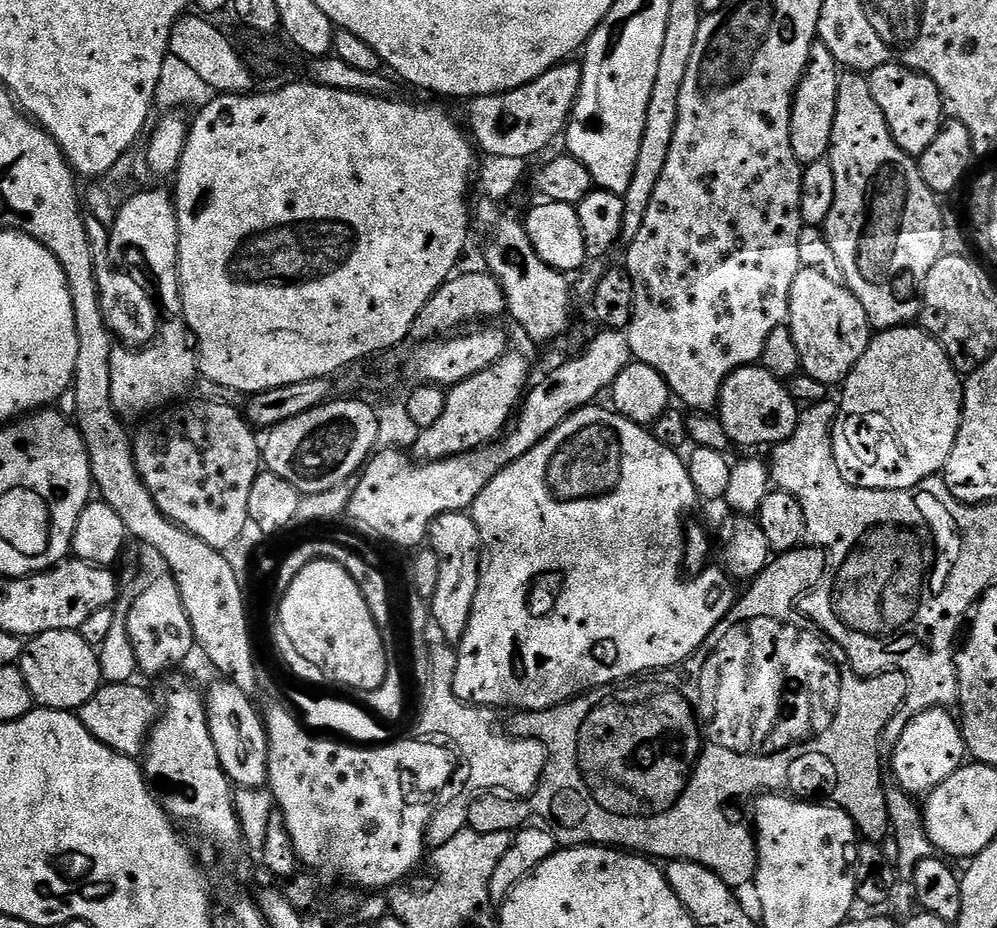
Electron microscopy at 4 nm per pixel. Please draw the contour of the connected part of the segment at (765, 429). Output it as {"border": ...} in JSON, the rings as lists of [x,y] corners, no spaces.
{"border":[[[749,366],[739,368],[734,374],[730,374],[730,378],[726,378],[720,391],[718,415],[733,445],[745,444],[748,448],[755,444],[775,446],[794,434],[798,406],[781,381],[775,380],[764,368]]]}

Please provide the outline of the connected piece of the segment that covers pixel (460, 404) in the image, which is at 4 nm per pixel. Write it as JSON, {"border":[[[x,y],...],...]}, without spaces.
{"border":[[[509,350],[505,356],[498,358],[498,362],[486,366],[486,370],[466,378],[460,384],[451,385],[447,389],[448,401],[446,410],[442,410],[442,418],[438,418],[438,422],[434,422],[434,426],[420,430],[420,437],[410,447],[411,455],[420,462],[448,460],[451,456],[461,456],[464,452],[475,452],[476,449],[493,443],[509,427],[529,384],[527,358],[516,350]]]}

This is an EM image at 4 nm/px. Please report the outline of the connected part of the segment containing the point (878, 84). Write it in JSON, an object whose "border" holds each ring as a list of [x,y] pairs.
{"border":[[[883,64],[870,74],[874,102],[882,110],[894,142],[907,156],[918,158],[934,142],[946,120],[944,99],[930,77],[902,64]]]}

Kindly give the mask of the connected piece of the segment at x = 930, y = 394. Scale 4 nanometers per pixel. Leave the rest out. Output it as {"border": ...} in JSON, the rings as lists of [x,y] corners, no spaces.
{"border":[[[919,326],[877,331],[843,388],[832,449],[838,474],[850,486],[875,492],[906,490],[943,469],[960,429],[964,390],[961,373],[933,336]]]}

